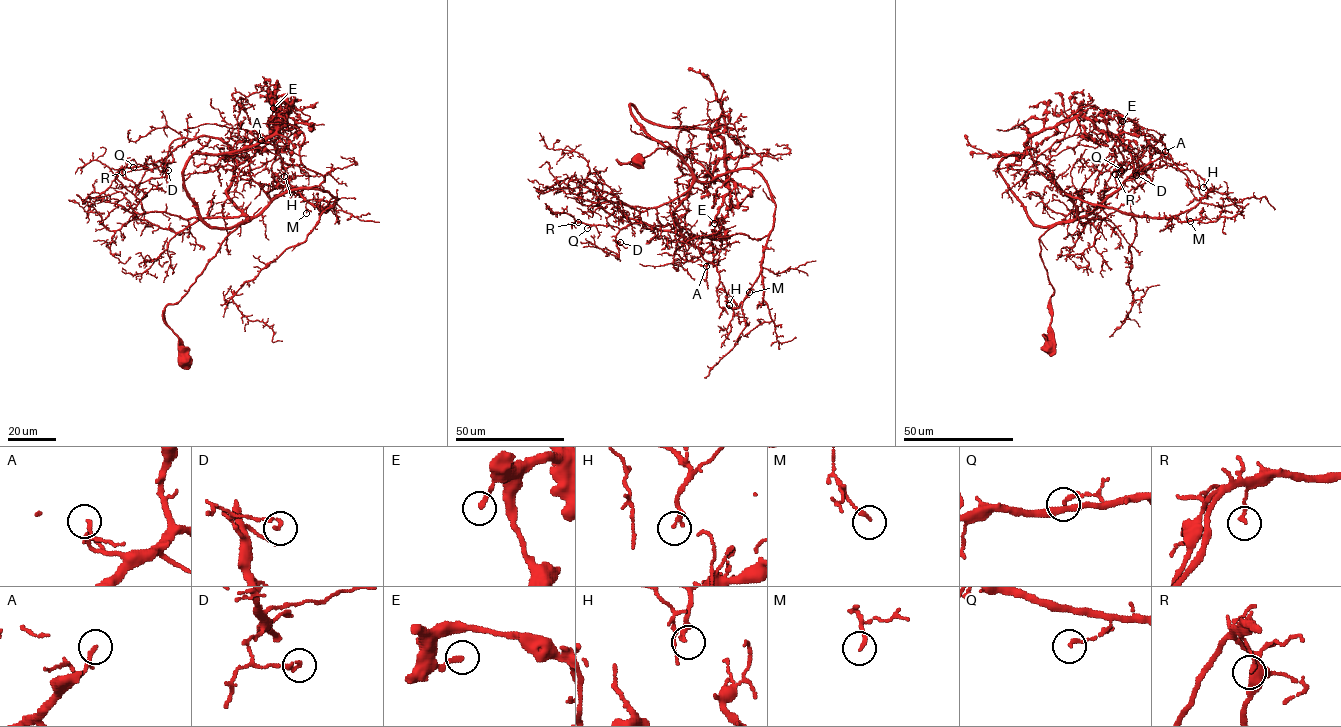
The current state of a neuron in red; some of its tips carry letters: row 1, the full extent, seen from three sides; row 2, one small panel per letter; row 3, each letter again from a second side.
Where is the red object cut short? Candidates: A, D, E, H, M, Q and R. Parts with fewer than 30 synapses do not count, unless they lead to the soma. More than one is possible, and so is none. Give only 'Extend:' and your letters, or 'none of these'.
Extend: none of these

